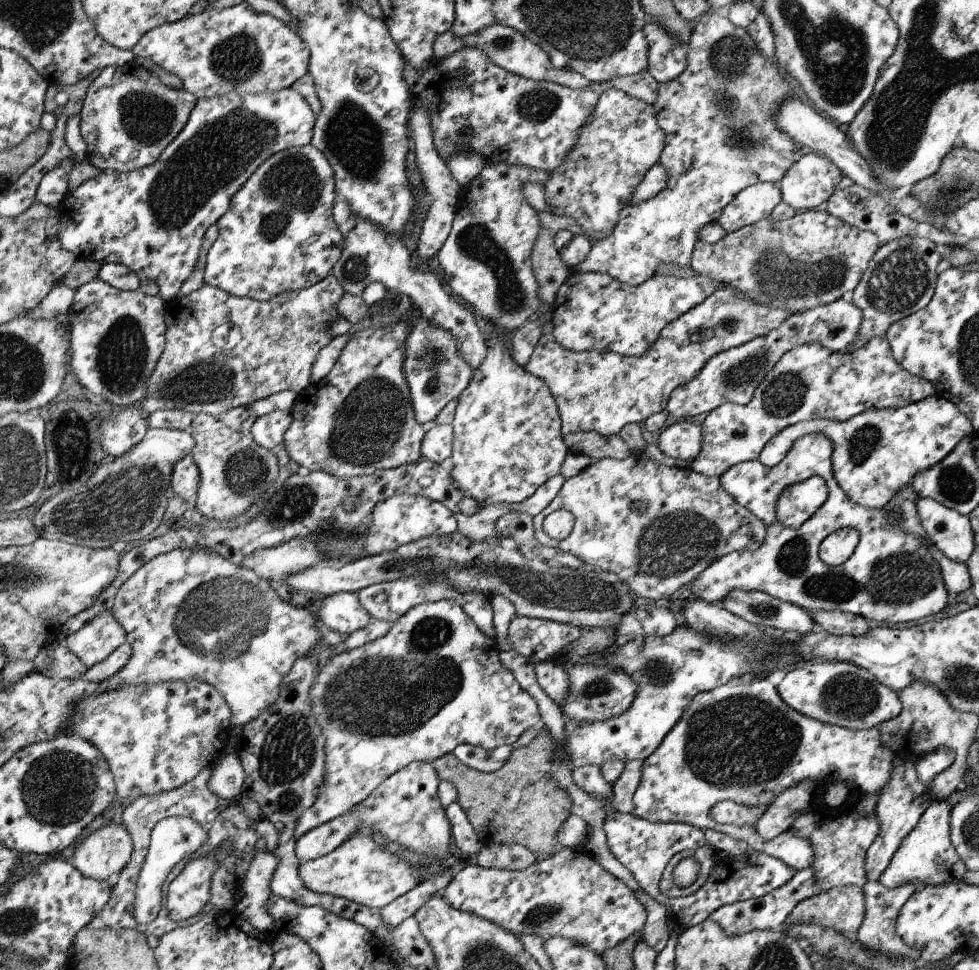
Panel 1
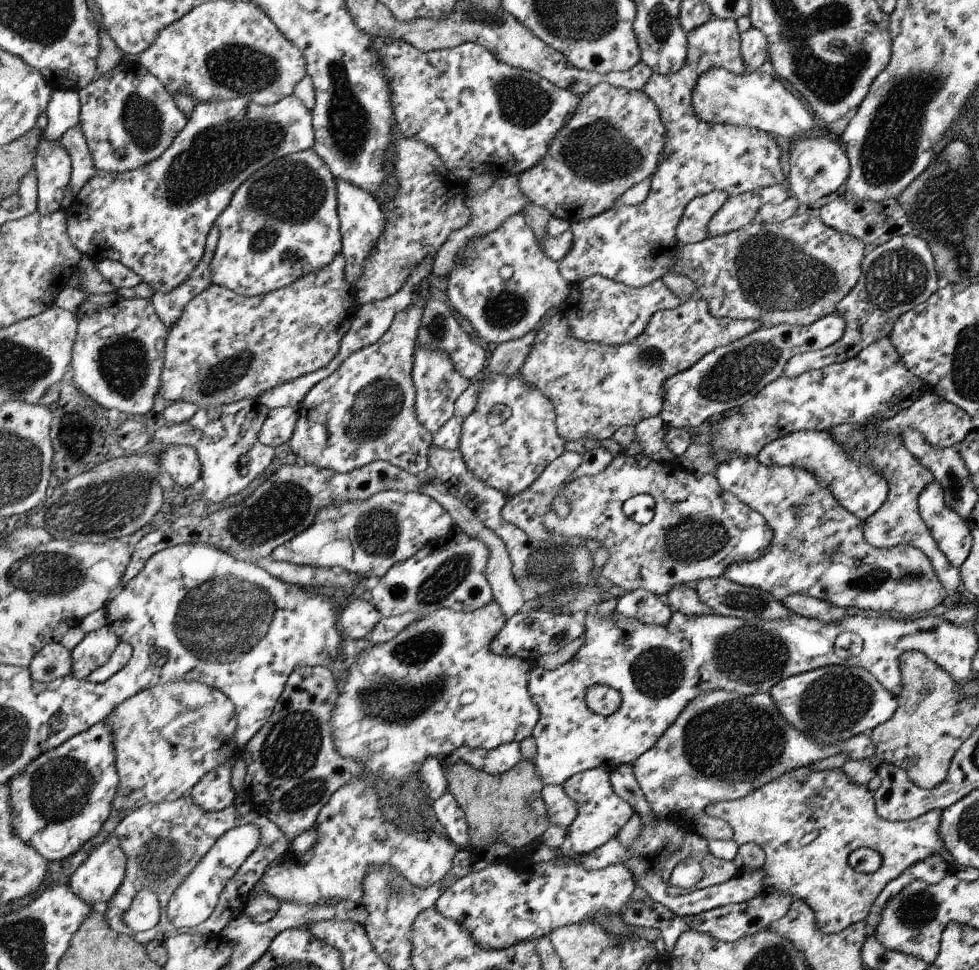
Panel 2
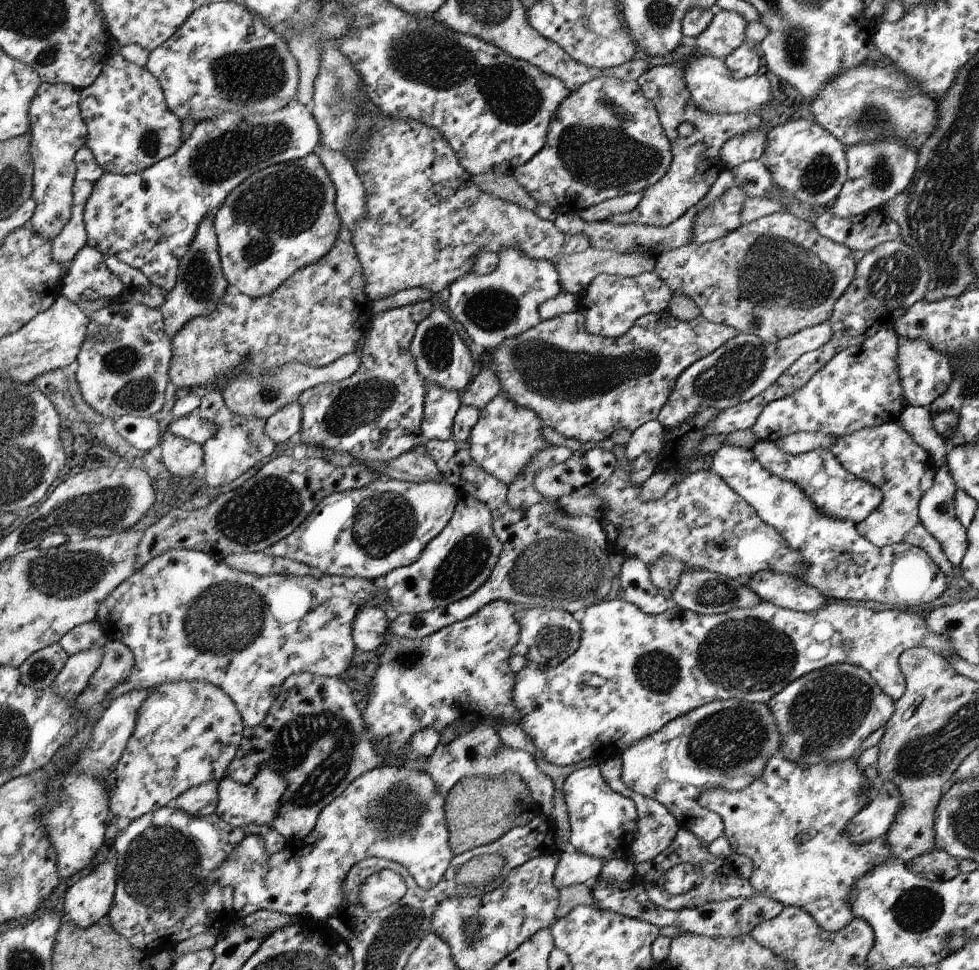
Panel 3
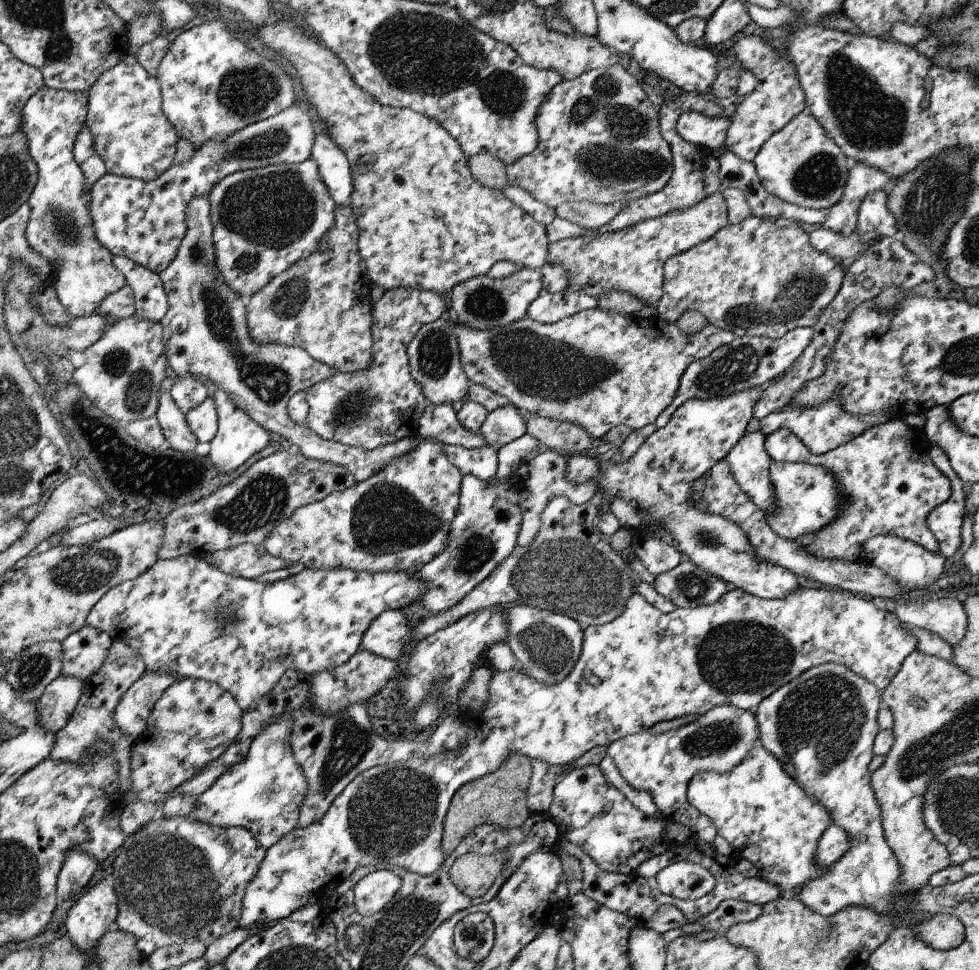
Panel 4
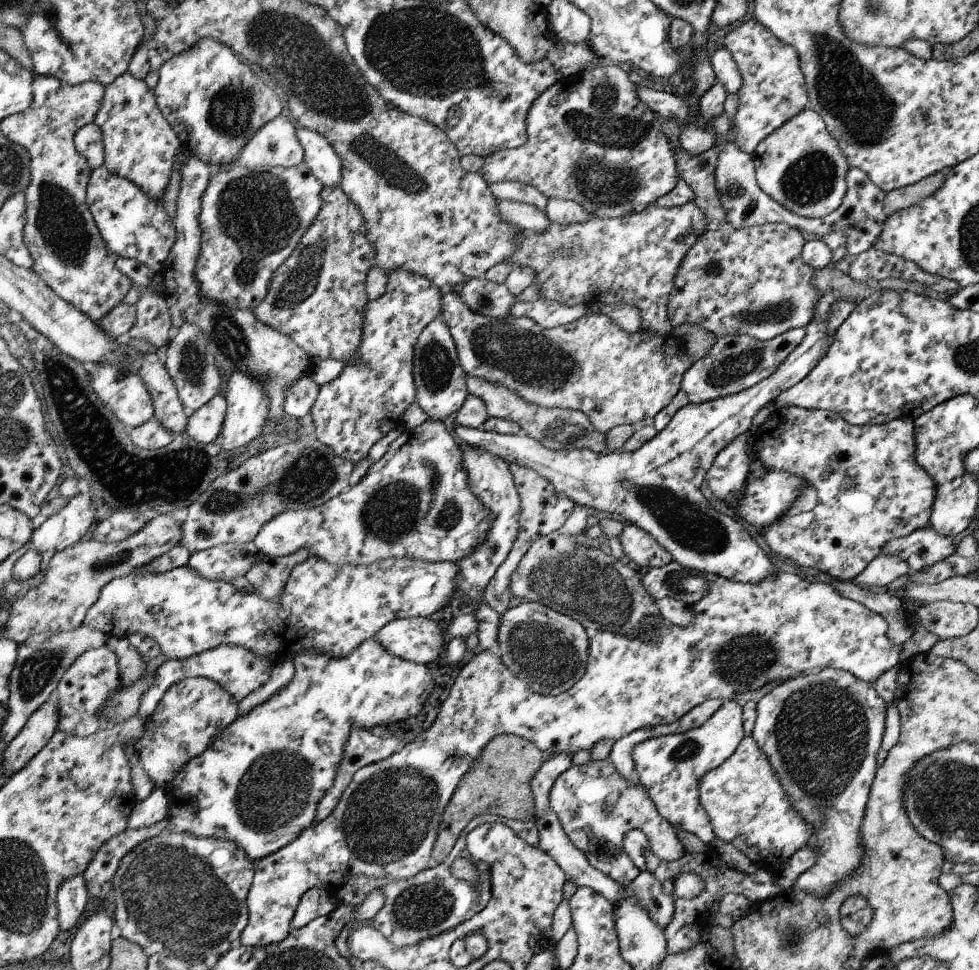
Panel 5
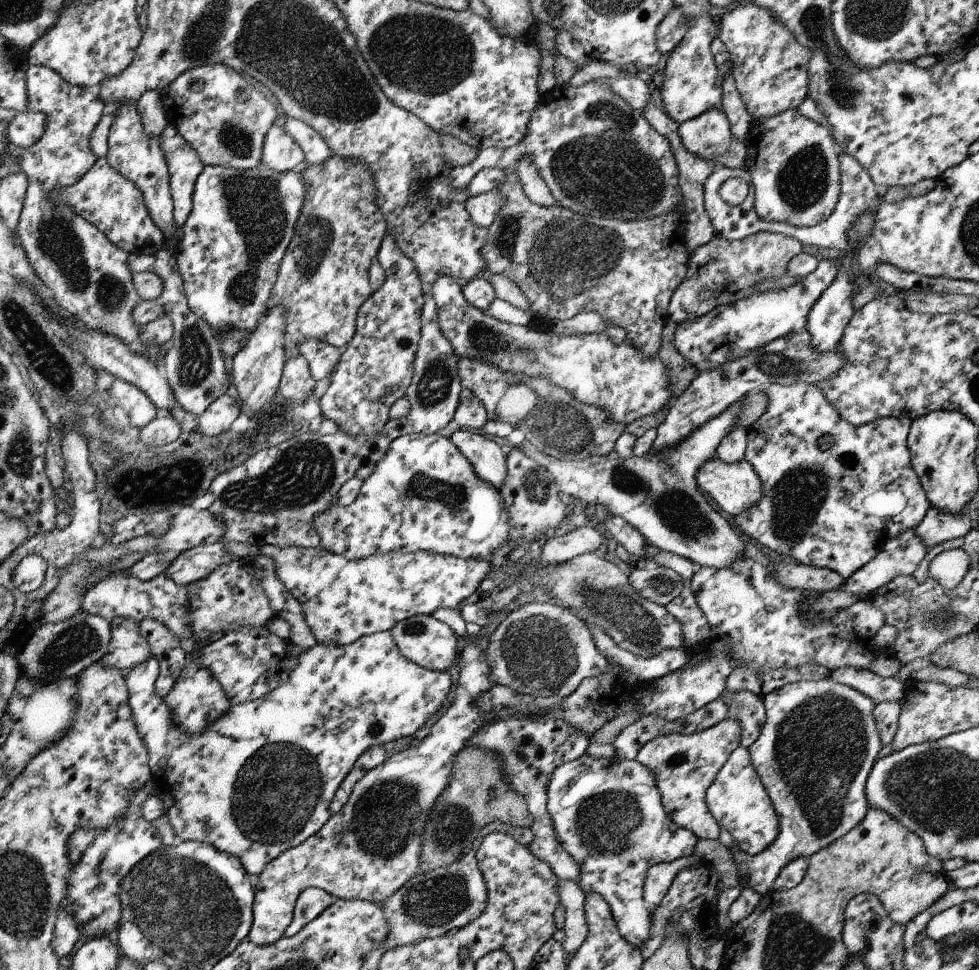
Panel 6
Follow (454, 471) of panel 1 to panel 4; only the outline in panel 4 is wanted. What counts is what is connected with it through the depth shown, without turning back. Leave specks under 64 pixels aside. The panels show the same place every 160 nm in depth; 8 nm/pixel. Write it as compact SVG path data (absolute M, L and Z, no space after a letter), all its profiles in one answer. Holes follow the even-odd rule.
M511 404L489 411L477 434L486 440L485 444L497 450L526 434L523 414Z

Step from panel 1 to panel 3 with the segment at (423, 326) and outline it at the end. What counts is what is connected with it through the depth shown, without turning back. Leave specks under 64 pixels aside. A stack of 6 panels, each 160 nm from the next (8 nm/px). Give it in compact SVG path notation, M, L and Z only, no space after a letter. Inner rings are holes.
M435 383L427 384L422 434L428 439L446 441L453 432L454 417L461 408L461 394Z

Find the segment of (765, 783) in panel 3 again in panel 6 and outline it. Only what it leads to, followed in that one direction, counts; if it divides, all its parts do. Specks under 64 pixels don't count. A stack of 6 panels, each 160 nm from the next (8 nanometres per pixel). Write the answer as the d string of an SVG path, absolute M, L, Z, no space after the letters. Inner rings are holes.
M739 746L727 757L726 764L706 790L705 799L719 826L731 834L734 844L744 853L757 854L770 846L778 836L778 815L750 762L748 748Z

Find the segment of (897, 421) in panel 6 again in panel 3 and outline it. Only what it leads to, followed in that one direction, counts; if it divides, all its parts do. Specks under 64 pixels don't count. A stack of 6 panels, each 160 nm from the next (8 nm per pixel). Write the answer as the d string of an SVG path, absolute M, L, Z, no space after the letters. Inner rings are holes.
M896 422L883 423L871 428L862 428L842 437L832 437L820 432L788 434L778 438L775 444L788 455L805 454L809 450L823 449L831 454L852 475L871 483L882 494L881 504L865 520L855 524L864 539L876 547L895 543L907 543L926 551L946 576L951 573L952 564L918 517L918 502L923 493L934 485L936 466L934 460Z

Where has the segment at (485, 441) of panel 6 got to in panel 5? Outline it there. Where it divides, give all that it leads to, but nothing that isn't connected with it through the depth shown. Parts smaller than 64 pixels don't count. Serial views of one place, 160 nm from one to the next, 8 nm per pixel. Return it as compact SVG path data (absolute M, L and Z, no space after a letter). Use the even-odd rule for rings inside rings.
M462 446L462 462L465 465L470 490L488 508L490 528L482 543L479 543L469 556L455 562L458 574L455 577L454 595L471 600L483 600L482 594L490 578L497 572L499 565L506 560L512 549L515 537L518 536L519 514L521 514L518 491L514 485L513 475L509 474L507 464L502 458L487 452L485 449L473 449Z

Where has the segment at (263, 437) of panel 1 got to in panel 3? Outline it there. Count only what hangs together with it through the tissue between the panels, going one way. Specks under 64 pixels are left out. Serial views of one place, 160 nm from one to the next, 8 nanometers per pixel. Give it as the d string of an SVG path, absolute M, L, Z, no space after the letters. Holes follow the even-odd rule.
M293 401L273 413L265 420L266 435L274 442L285 442L290 438L296 438L300 429L300 404Z

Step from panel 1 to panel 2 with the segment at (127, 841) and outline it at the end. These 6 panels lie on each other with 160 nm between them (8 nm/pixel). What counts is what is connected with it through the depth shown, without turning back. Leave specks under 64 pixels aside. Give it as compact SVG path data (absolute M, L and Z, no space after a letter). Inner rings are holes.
M108 841L91 852L86 860L68 878L70 889L84 903L89 903L91 910L103 907L118 890L125 876L126 858L121 843Z

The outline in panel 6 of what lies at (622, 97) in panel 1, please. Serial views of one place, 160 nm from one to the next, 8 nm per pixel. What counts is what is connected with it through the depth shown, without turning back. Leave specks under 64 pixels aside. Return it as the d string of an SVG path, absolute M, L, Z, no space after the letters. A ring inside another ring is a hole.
M597 78L578 87L555 86L541 94L522 141L501 151L491 147L481 149L469 164L451 168L450 182L454 190L466 189L471 177L484 168L515 170L519 158L527 155L555 204L580 215L636 221L660 217L675 210L683 198L678 187L678 163L673 160L670 141L646 121L641 110L635 110L625 100L614 95L606 87L606 82L606 78Z

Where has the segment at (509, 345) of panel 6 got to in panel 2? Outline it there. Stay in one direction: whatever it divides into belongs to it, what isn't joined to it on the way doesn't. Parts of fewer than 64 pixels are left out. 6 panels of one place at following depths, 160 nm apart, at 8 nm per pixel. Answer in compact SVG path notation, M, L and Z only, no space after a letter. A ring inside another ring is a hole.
M695 296L675 308L653 314L643 332L632 341L611 346L591 341L583 342L571 336L568 320L560 312L561 309L551 312L538 328L517 376L538 388L550 400L556 414L559 438L569 444L583 438L602 441L613 437L613 434L624 426L634 427L643 419L657 416L663 408L662 398L665 396L667 379L697 364L713 349L729 345L761 326L761 322L749 319L715 318L706 302Z

